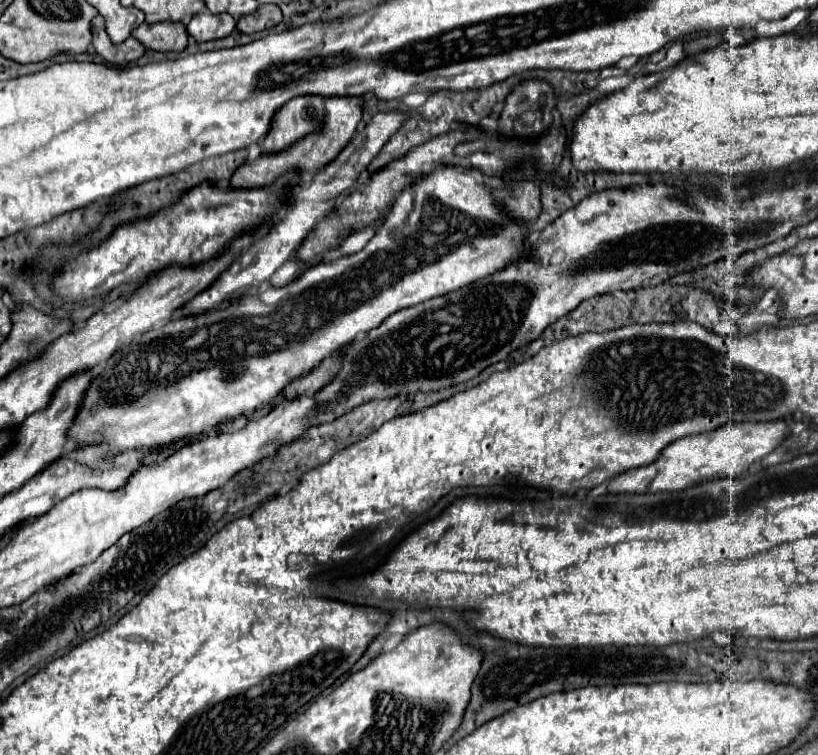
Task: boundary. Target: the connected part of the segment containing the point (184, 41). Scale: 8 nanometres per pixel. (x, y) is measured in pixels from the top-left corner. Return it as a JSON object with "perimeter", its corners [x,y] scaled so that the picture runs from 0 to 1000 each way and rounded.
{"perimeter":[[[174,30],[164,44],[164,52],[169,52],[176,62],[188,65],[188,68],[198,68],[198,70],[208,70],[208,68],[225,68],[230,60],[230,41],[222,30]]]}

